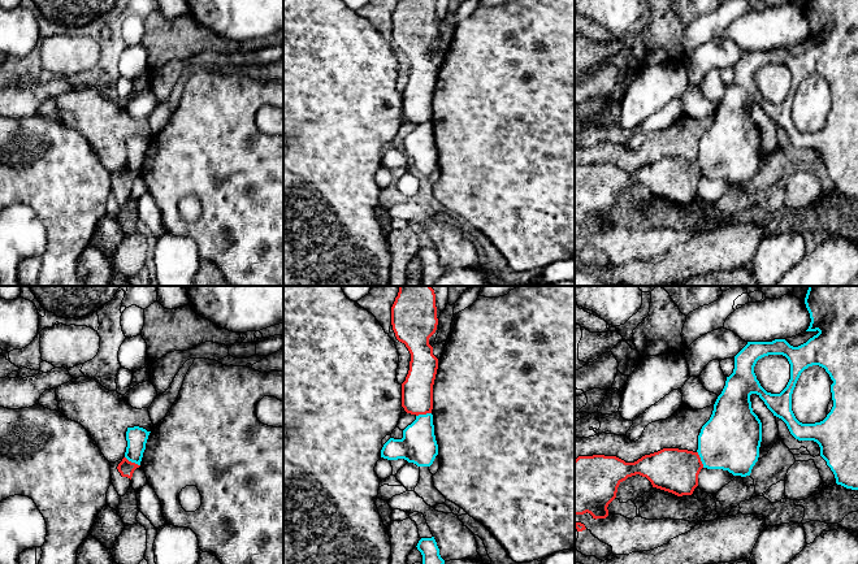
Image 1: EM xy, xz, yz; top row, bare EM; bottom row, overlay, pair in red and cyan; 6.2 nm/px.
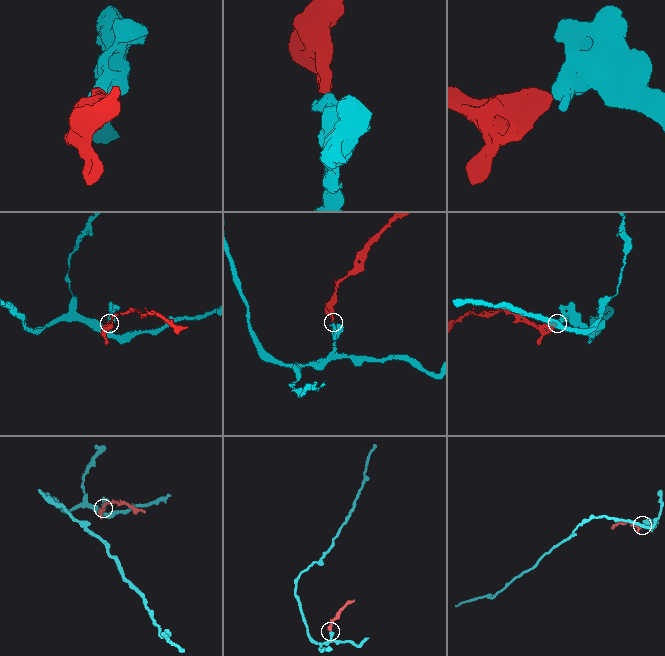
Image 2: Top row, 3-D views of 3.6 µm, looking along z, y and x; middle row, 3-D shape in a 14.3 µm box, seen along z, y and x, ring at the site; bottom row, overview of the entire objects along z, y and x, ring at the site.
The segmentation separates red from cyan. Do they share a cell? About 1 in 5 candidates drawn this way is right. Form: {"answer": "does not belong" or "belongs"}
{"answer": "does not belong"}

